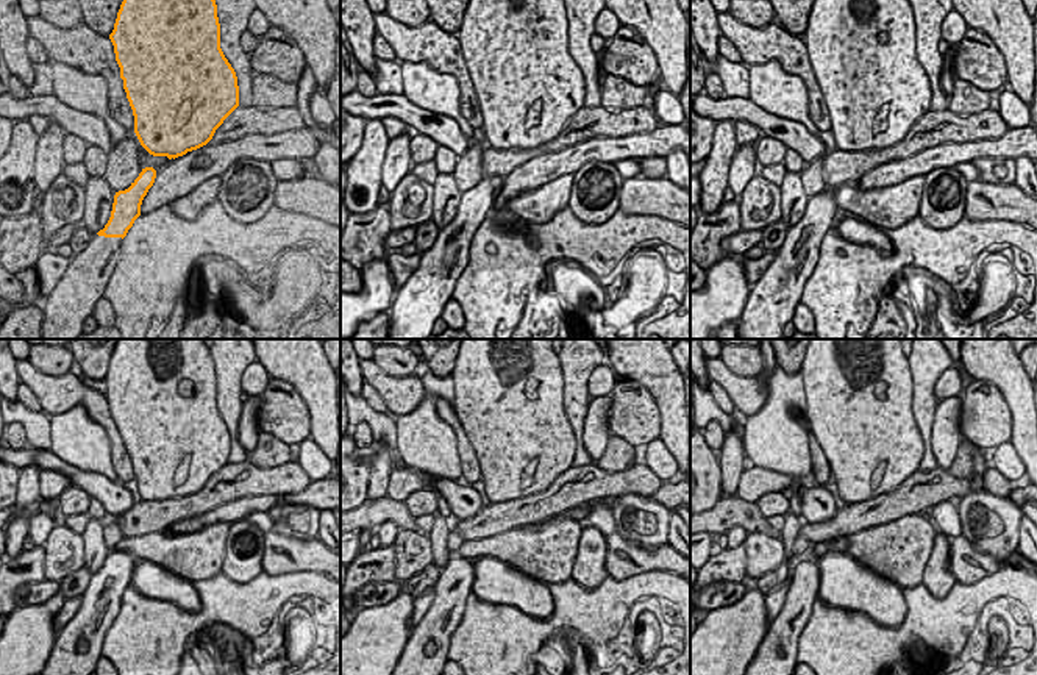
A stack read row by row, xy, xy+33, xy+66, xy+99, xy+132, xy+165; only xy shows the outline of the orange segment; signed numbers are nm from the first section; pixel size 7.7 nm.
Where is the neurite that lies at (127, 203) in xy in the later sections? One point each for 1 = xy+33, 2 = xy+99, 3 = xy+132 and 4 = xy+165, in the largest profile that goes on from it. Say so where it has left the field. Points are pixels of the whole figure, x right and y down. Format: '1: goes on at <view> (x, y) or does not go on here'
1: goes on at xy+33 (477, 205)
2: goes on at xy+99 (117, 571)
3: goes on at xy+132 (461, 572)
4: goes on at xy+165 (808, 572)

